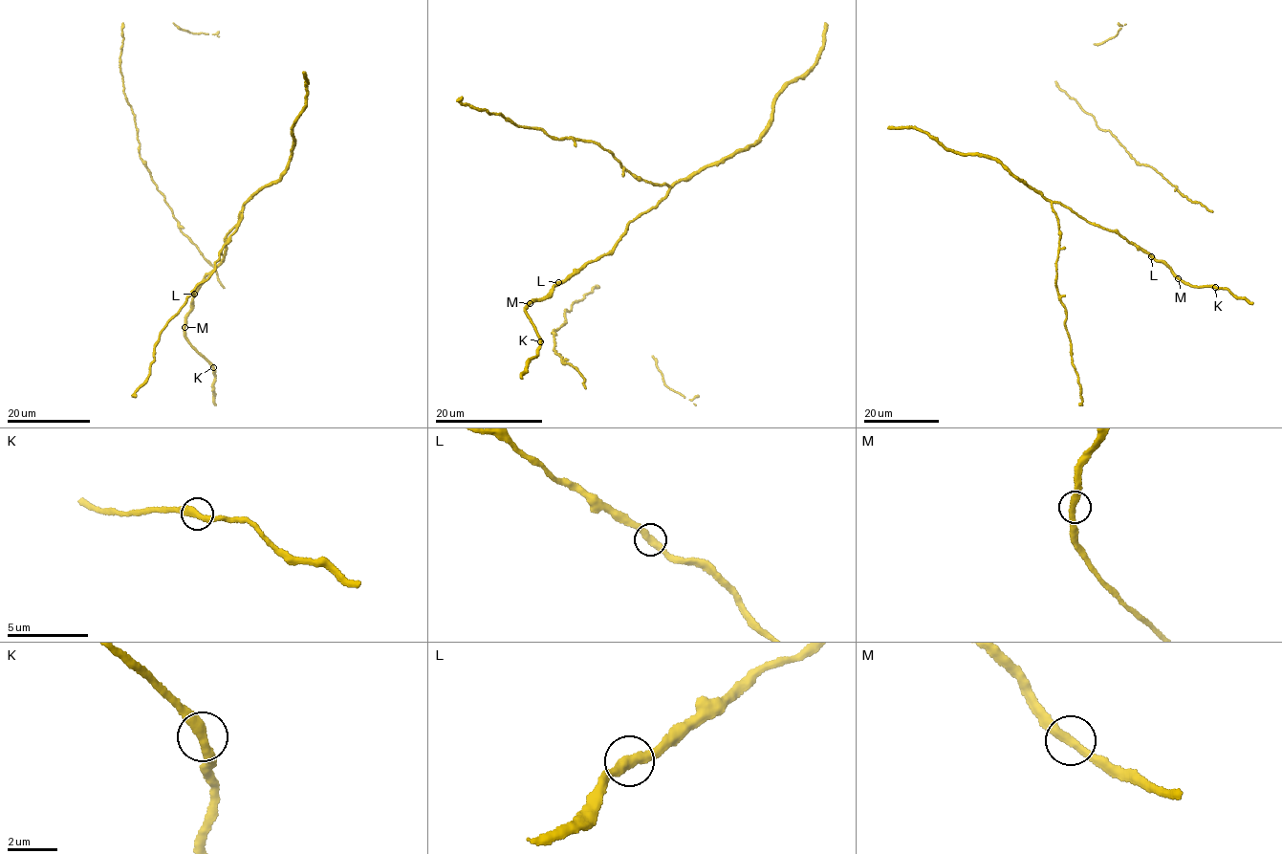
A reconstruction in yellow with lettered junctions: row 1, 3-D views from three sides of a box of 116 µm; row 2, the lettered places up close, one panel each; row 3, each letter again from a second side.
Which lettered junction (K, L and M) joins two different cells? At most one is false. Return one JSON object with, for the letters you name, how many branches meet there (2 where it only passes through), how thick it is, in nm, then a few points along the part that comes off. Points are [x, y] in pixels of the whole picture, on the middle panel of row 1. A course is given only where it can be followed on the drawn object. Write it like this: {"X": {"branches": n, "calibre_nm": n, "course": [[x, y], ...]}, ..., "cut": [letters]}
{"K": {"branches": 2, "calibre_nm": 360, "course": [[540, 341], [538, 355], [528, 362], [528, 372], [522, 378]]}, "cut": ["K"]}

